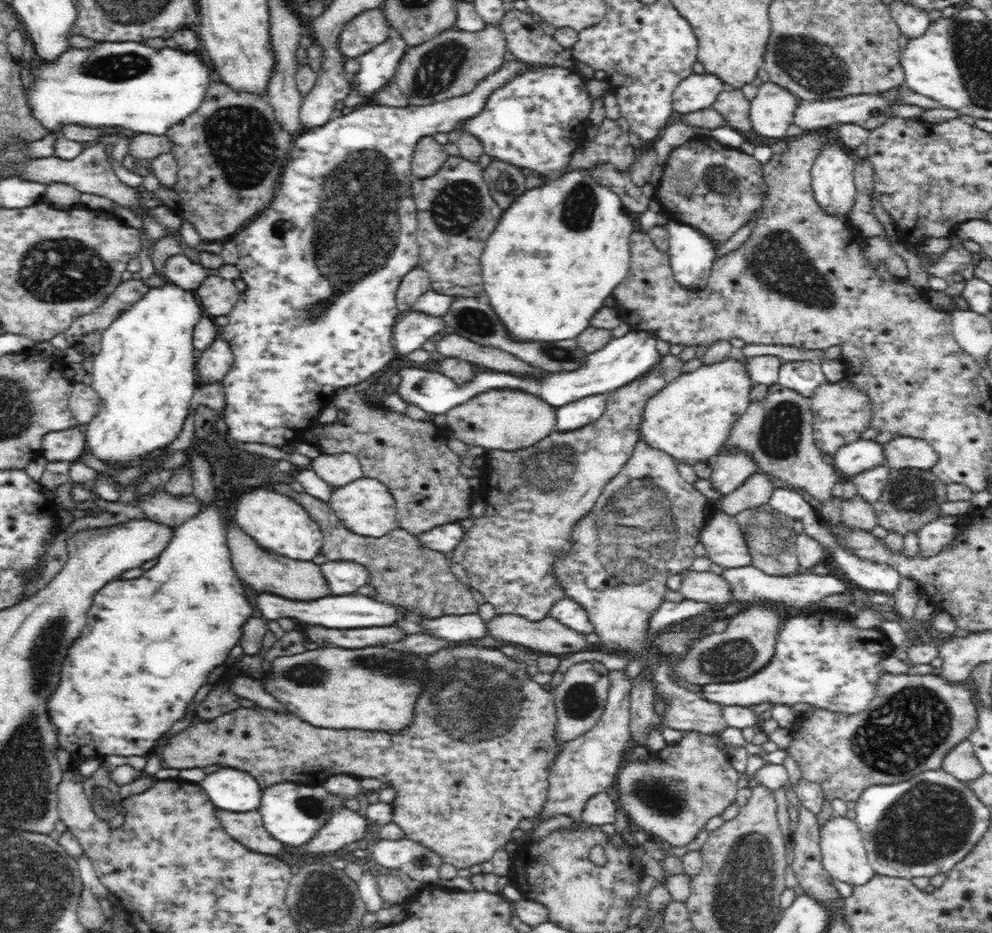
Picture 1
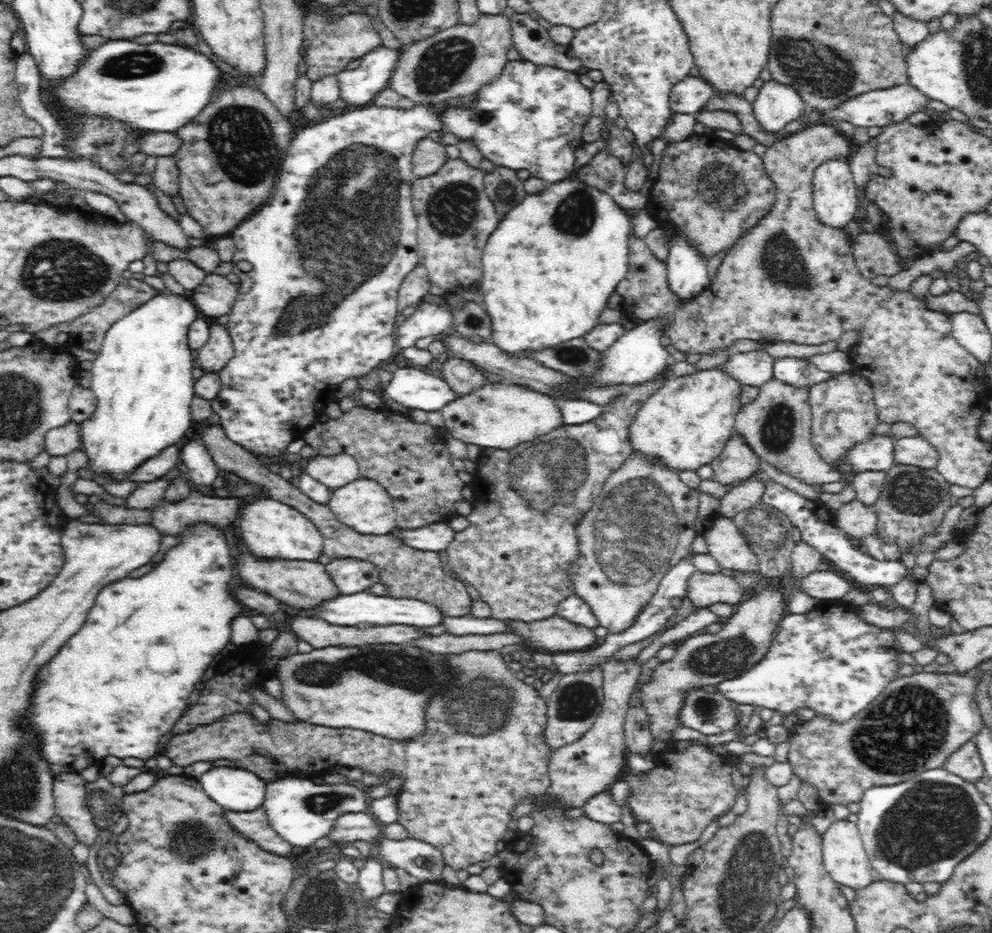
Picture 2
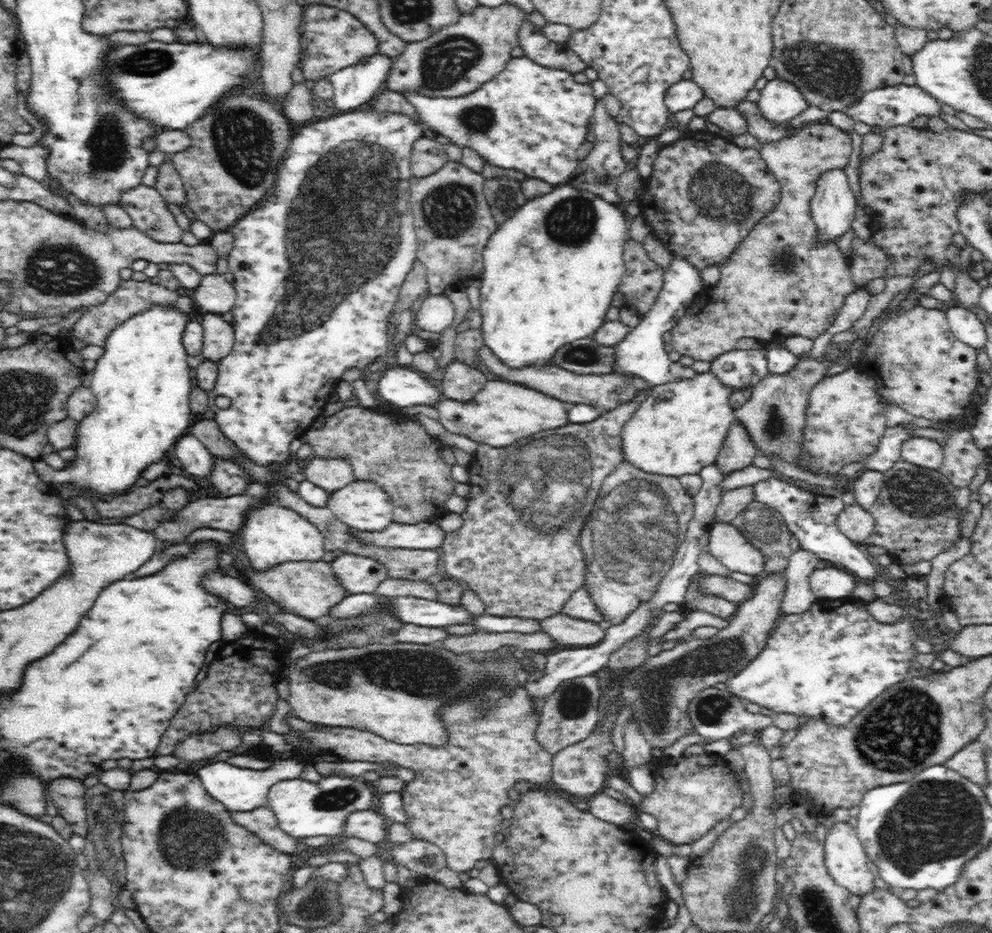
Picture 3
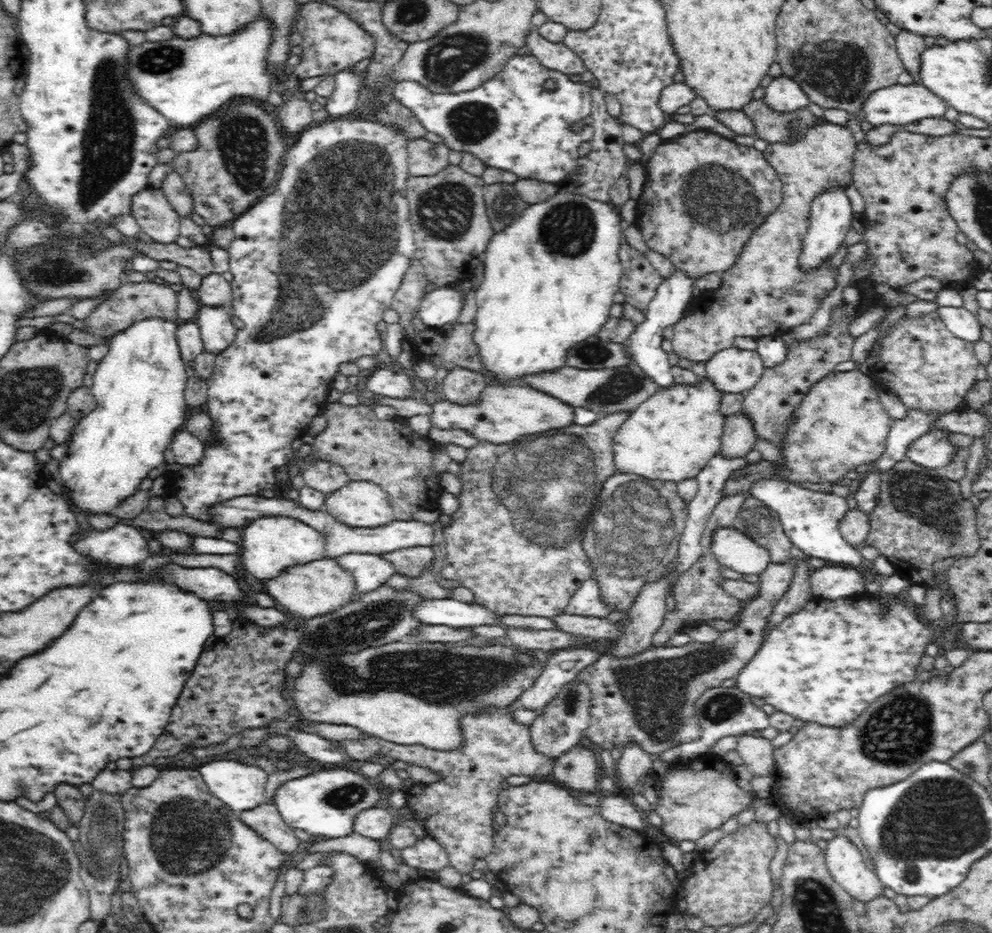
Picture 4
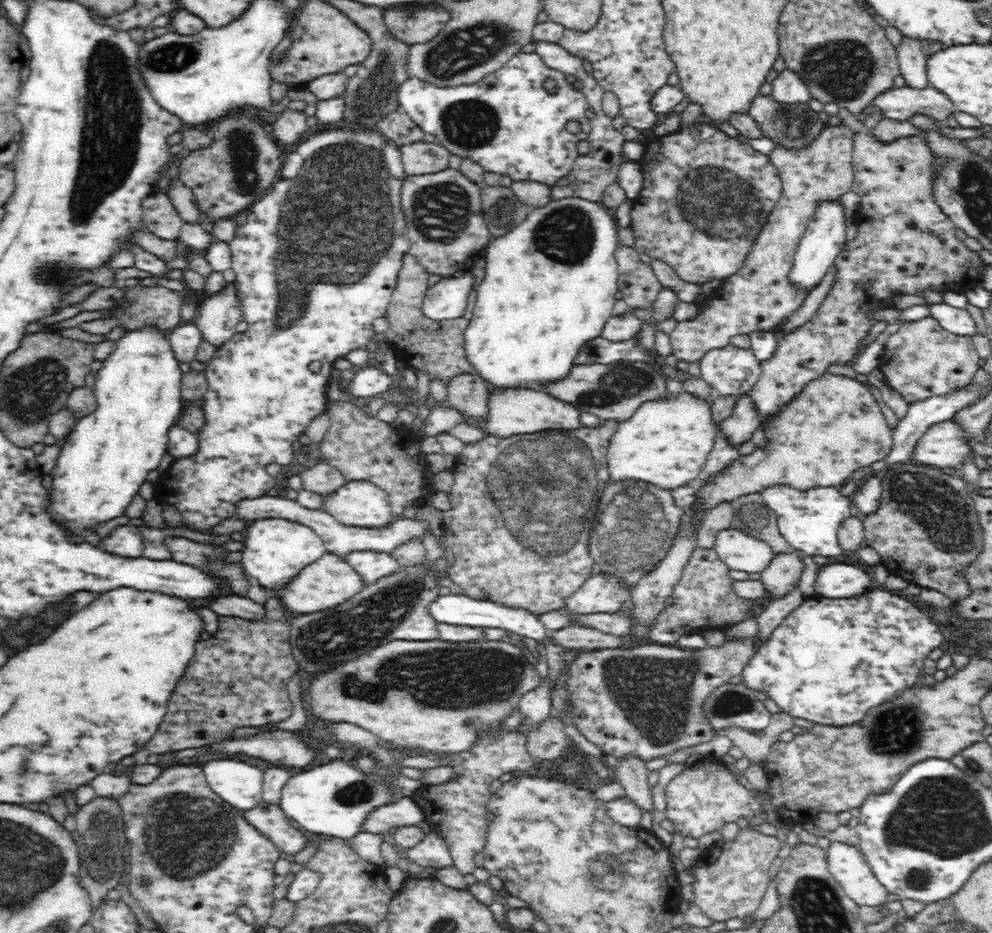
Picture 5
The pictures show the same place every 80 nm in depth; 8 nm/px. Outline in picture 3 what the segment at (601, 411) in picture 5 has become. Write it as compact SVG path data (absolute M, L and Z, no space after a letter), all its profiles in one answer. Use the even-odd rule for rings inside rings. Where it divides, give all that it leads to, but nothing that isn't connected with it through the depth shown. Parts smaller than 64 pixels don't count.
M486 345L479 350L477 356L481 357L481 363L487 366L490 372L510 380L510 383L519 383L520 385L532 387L534 390L538 390L552 398L557 398L567 404L590 405L602 412L614 410L621 403L630 402L633 398L636 398L637 394L652 388L652 385L646 380L635 376L635 374L620 374L617 371L606 372L606 374L576 374L556 364L532 365L512 369L498 361Z

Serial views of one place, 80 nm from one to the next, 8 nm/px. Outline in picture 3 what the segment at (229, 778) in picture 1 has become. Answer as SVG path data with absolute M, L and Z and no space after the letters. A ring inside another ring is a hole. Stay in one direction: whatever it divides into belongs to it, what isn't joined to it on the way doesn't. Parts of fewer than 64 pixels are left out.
M278 758L268 770L250 770L236 765L226 764L226 762L214 762L204 765L197 771L197 776L201 779L210 794L231 812L251 811L260 806L268 807L269 800L267 794L274 784L282 780L299 778L304 768L301 758Z

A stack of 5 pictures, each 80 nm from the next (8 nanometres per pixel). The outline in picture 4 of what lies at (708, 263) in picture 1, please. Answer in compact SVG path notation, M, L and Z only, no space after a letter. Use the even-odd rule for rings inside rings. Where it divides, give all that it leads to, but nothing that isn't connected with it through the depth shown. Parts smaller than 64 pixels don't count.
M676 269L672 276L663 279L655 292L655 298L650 302L648 309L644 311L645 320L636 325L635 331L626 342L627 351L633 358L632 362L635 362L656 384L666 387L666 389L676 385L676 383L674 376L670 373L668 353L660 345L663 339L662 330L666 326L675 325L683 317L682 313L687 308L688 303L692 302L691 295L694 288L692 279L680 269Z

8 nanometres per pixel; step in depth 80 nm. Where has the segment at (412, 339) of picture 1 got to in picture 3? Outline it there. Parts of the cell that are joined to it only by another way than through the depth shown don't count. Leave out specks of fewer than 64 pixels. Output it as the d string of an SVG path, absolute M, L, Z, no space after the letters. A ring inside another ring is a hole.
M446 294L429 295L415 315L415 323L418 328L428 332L442 332L444 328L454 322L454 304Z

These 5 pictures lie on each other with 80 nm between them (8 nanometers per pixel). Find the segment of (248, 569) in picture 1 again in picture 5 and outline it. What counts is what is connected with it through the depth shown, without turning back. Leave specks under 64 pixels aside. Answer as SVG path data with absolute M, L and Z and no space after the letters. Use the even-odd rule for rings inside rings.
M326 551L316 562L305 566L300 574L297 574L274 595L279 596L282 604L286 604L286 608L292 612L298 612L298 614L319 613L320 610L328 610L350 600L365 586L361 573L352 568L344 555L338 556Z

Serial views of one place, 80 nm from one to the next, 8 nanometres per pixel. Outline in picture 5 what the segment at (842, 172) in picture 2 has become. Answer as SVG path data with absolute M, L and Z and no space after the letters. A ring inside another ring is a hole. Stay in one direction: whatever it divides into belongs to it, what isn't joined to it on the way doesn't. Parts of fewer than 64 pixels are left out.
M840 202L821 203L813 213L806 232L800 240L794 254L794 262L790 272L790 282L799 291L810 292L824 280L829 268L833 266L835 258L841 253L846 243L846 220Z

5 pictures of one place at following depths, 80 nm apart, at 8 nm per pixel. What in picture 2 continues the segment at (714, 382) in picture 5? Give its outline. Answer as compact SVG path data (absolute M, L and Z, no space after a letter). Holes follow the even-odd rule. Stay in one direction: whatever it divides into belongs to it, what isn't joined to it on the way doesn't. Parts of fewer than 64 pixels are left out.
M766 351L736 352L729 354L727 360L719 366L740 385L760 386L773 378L773 357Z

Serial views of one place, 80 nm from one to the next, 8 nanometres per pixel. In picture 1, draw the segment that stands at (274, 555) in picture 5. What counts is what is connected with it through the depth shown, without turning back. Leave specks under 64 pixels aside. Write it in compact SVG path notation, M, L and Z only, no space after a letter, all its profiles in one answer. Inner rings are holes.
M273 490L246 492L236 504L236 524L266 551L297 561L312 561L324 544L324 535L307 509L288 495Z

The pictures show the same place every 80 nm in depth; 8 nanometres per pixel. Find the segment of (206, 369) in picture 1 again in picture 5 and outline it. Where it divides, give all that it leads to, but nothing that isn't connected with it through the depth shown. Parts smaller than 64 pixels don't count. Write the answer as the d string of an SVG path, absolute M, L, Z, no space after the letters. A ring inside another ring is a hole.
M226 282L224 287L204 300L194 319L203 338L216 347L230 340L237 333L236 325L245 320L235 283Z

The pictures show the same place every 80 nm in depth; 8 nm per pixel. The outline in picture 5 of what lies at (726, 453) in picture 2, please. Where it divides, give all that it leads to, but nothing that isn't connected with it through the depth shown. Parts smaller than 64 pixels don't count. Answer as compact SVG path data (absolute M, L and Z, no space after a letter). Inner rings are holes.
M748 393L737 396L736 406L731 411L732 414L719 424L719 429L726 435L726 439L730 439L734 447L738 447L751 438L754 430L758 430L761 418Z

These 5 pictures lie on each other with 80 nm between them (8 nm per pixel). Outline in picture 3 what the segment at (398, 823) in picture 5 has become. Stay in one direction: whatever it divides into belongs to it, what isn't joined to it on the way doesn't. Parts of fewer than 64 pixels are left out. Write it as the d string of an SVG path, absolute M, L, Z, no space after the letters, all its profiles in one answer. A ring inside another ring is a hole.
M375 808L359 810L348 815L344 832L339 837L355 836L382 846L387 839L389 824L388 818Z

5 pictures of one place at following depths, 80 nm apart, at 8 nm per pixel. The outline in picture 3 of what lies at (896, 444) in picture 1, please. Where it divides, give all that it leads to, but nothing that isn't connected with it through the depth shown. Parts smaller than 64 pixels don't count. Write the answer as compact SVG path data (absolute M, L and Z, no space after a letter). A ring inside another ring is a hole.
M914 437L902 446L901 460L916 466L939 470L943 461L943 450L935 440Z

